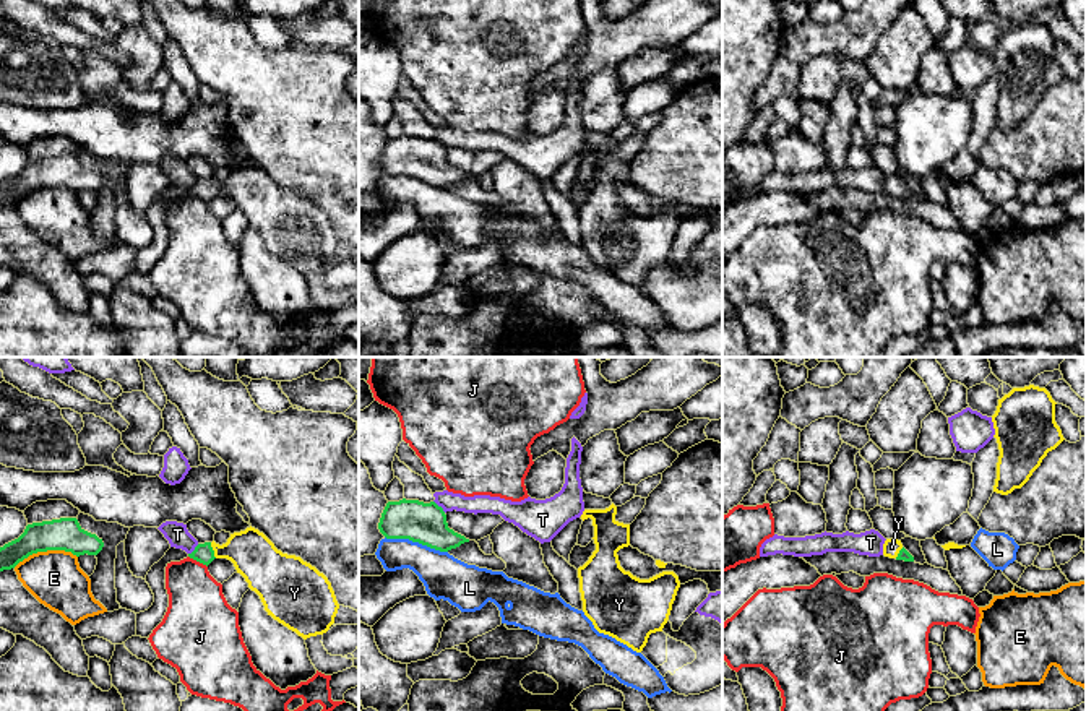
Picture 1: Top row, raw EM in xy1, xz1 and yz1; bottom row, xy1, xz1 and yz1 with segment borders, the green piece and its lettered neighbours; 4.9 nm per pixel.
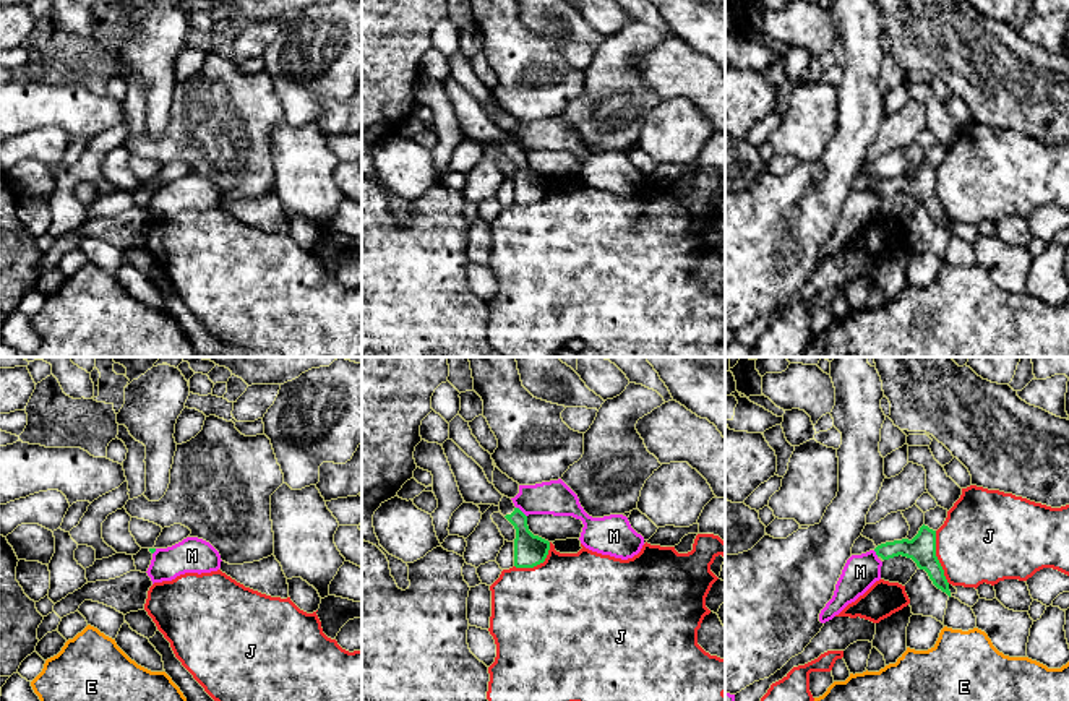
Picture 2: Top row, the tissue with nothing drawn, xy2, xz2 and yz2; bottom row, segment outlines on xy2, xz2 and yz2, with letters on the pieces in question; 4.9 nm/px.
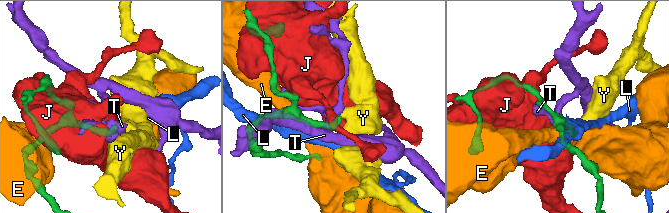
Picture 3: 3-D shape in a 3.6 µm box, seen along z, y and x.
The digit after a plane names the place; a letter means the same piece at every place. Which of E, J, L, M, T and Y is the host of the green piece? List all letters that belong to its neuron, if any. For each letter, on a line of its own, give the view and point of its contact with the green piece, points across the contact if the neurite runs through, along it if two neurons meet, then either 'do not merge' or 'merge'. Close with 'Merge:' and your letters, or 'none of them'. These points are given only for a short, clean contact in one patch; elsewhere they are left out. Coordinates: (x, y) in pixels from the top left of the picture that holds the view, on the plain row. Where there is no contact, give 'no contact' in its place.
E: xy1 (44, 187) | do not merge
J: yz2 (936, 193) | do not merge
L: xz1 (416, 177) | do not merge
M: xz2 (521, 148) | along xz2 (516, 143), (526, 153) | do not merge
T: xz1 (440, 143) | do not merge
Y: xy1 (213, 187) | across xy1 (203, 189), (213, 187), (249, 187), (254, 192) | merge
Merge: Y

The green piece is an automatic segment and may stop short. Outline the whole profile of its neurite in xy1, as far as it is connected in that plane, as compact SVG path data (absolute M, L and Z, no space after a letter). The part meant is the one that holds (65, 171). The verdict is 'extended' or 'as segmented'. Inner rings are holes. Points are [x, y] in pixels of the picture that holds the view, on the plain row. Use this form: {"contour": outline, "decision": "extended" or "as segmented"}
{"contour": "M76 154L32 159L18 175L0 183L0 208L15 205L37 188L65 187L80 193L97 192L102 183L102 175L84 167Z", "decision": "as segmented"}

